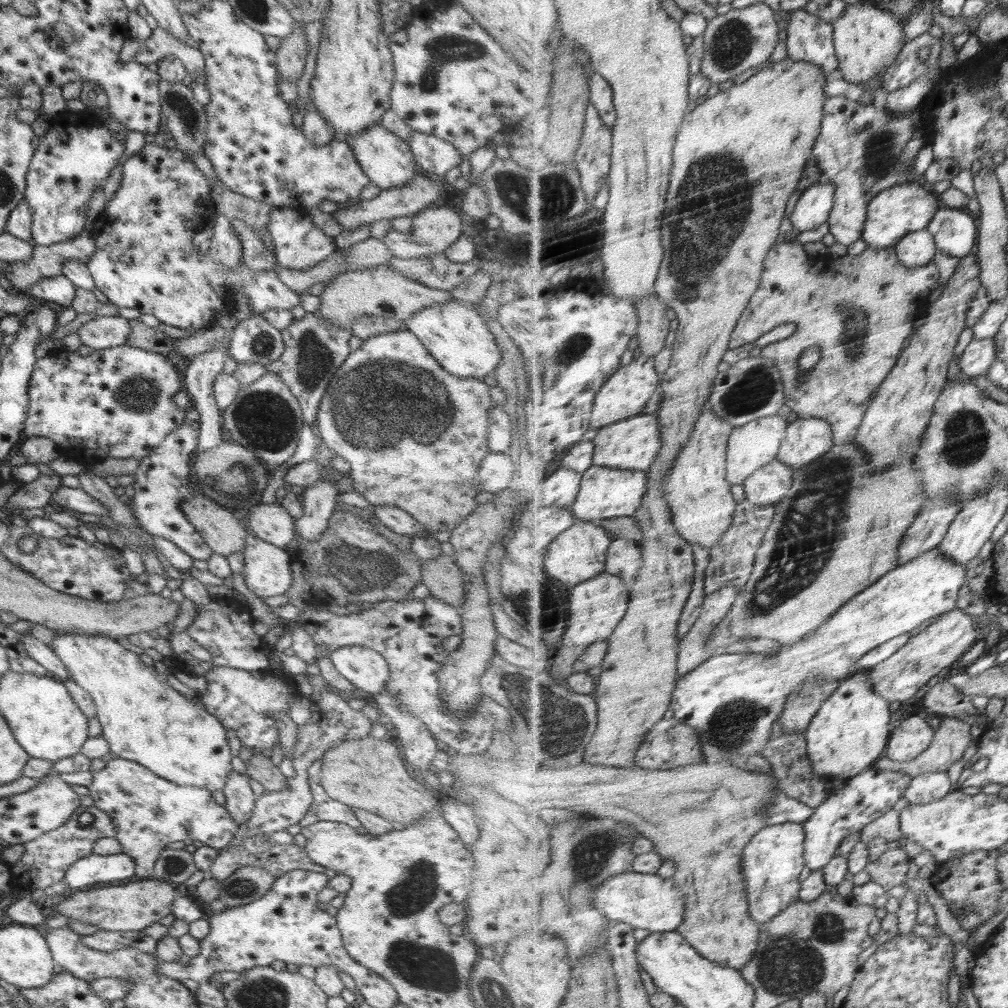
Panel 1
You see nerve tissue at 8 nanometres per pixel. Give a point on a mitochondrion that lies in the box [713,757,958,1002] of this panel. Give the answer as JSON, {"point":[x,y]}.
{"point":[787,966]}

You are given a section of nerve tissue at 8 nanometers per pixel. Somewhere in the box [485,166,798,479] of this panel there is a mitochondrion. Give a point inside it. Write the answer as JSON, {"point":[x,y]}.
{"point":[549,199]}

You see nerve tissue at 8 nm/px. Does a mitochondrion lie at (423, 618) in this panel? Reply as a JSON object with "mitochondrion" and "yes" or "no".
{"mitochondrion":"no"}

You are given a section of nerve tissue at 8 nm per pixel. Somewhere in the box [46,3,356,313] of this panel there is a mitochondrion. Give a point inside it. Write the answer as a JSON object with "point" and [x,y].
{"point":[187,117]}

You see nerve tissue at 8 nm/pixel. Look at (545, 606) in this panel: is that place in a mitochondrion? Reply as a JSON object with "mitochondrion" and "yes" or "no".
{"mitochondrion":"yes"}

